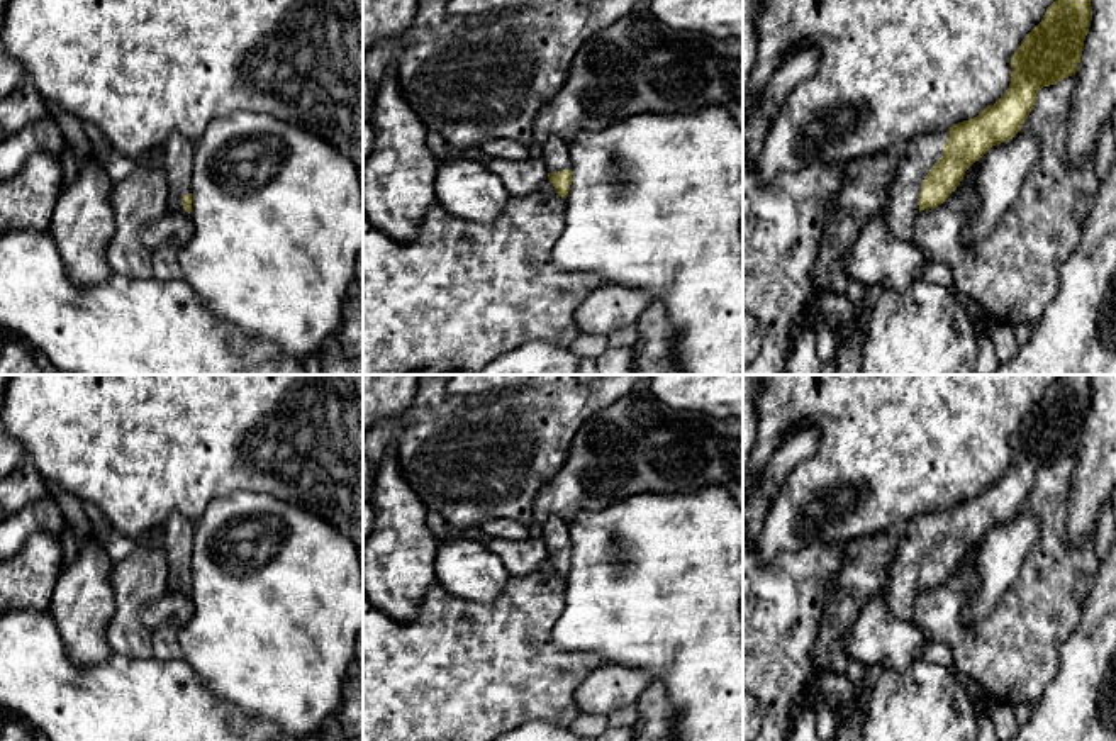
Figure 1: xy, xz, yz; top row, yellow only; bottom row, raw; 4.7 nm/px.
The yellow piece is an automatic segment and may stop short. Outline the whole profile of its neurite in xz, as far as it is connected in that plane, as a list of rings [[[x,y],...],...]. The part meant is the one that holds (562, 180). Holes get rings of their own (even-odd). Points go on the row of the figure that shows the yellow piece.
[[[550,137],[543,142],[543,161],[548,166],[548,180],[553,183],[555,192],[566,198],[572,185],[572,156],[570,146],[561,137]]]

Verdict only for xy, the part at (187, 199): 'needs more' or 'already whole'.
needs more

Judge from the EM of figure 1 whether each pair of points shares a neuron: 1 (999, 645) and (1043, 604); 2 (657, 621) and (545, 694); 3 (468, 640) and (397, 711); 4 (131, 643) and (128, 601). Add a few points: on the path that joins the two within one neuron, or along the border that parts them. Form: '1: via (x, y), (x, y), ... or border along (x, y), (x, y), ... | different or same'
1: via (1009, 638), (1033, 614) | same
2: border along (560, 648), (594, 653), (602, 662) | different
3: via (451, 657), (414, 694) | same
4: via (128, 633), (128, 611) | same

